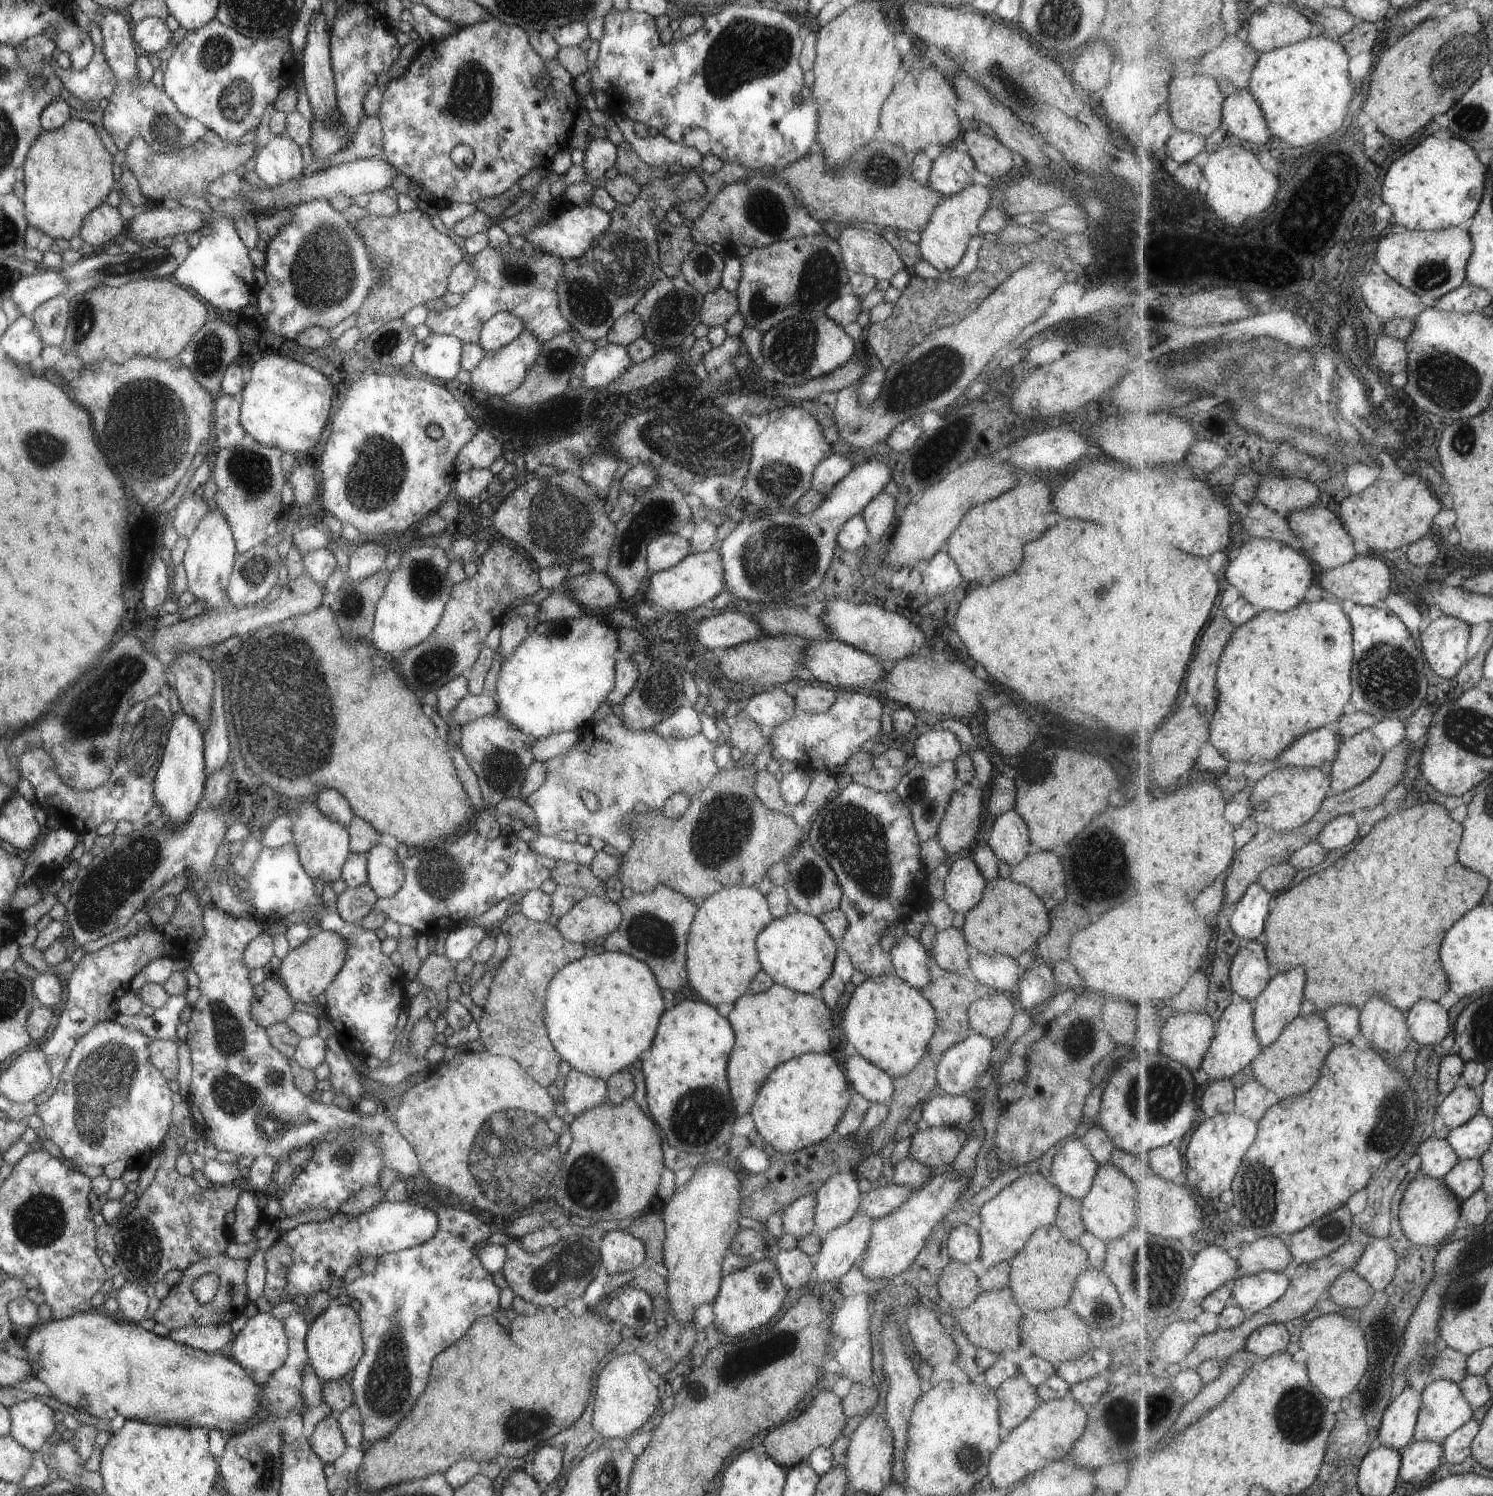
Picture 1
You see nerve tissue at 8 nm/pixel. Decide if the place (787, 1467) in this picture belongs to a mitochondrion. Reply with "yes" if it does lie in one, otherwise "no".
no

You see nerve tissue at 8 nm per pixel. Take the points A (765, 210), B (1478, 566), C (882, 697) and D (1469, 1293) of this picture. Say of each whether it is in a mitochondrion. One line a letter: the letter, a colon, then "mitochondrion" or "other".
A: mitochondrion
B: other
C: other
D: mitochondrion

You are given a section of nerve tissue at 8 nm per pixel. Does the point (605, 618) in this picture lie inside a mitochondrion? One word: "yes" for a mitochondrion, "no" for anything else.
no

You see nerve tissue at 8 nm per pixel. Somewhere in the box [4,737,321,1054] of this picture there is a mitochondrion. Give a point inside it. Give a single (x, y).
(119, 876)

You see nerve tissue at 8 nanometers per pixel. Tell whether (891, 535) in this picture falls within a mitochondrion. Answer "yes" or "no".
no

